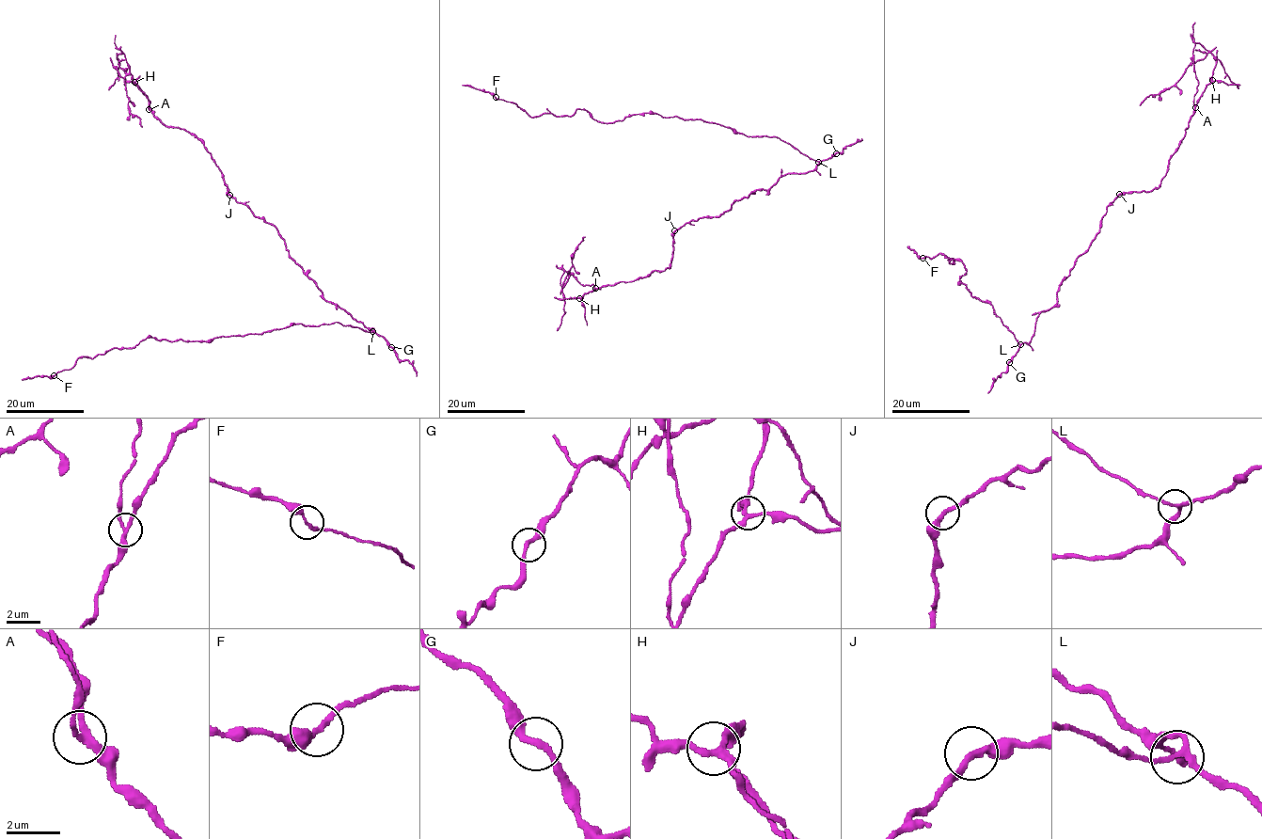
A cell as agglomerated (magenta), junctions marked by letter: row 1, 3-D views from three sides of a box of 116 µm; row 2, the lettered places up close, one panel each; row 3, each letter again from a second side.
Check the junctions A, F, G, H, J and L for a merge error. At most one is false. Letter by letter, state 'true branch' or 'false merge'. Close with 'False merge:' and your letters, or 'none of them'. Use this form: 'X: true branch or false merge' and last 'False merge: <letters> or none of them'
A: false merge
F: true branch
G: true branch
H: true branch
J: true branch
L: true branch
False merge: A

